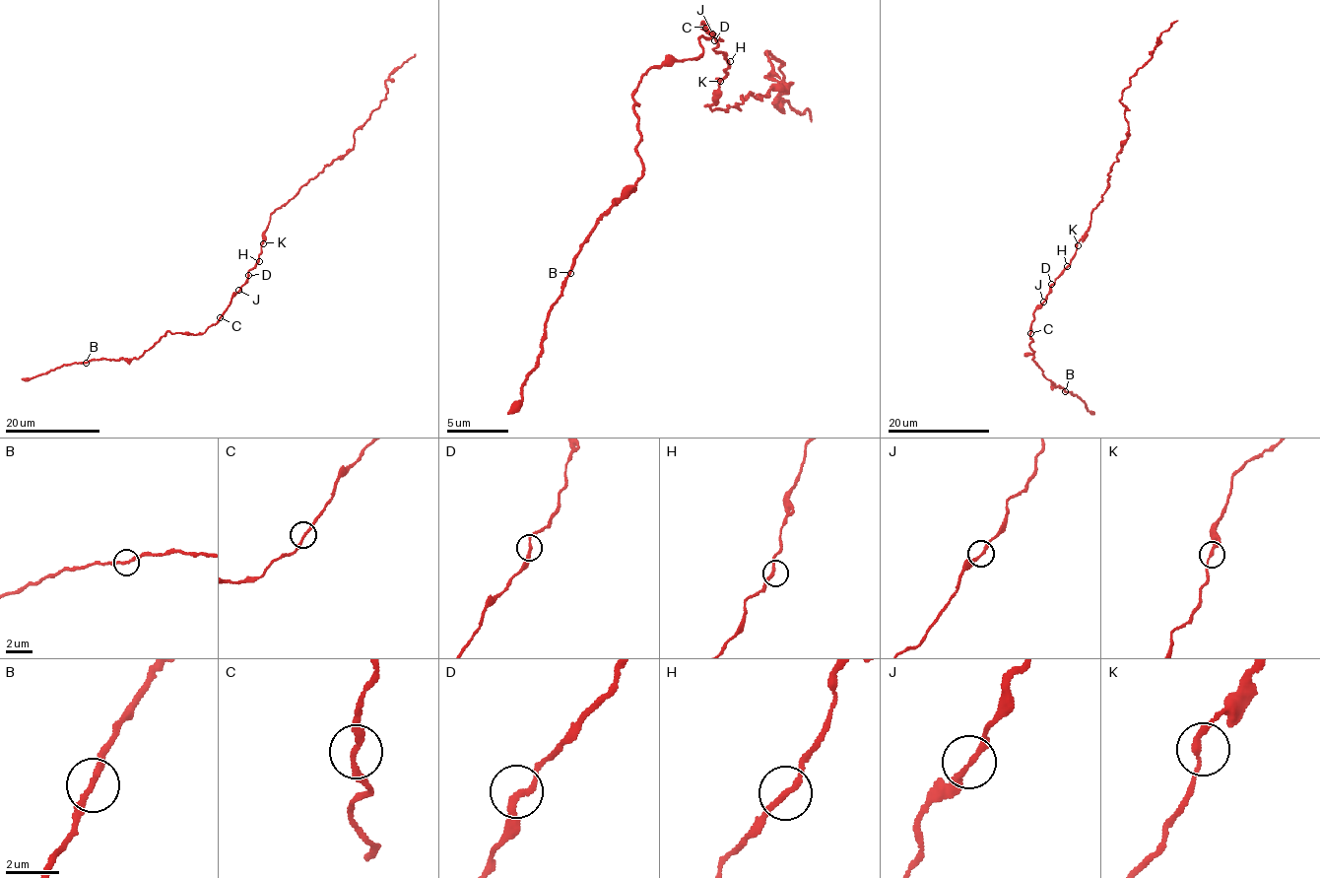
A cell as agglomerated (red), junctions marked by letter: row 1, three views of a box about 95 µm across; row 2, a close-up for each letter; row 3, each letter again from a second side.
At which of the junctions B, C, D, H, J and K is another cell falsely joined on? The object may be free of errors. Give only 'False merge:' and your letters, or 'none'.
False merge: none

